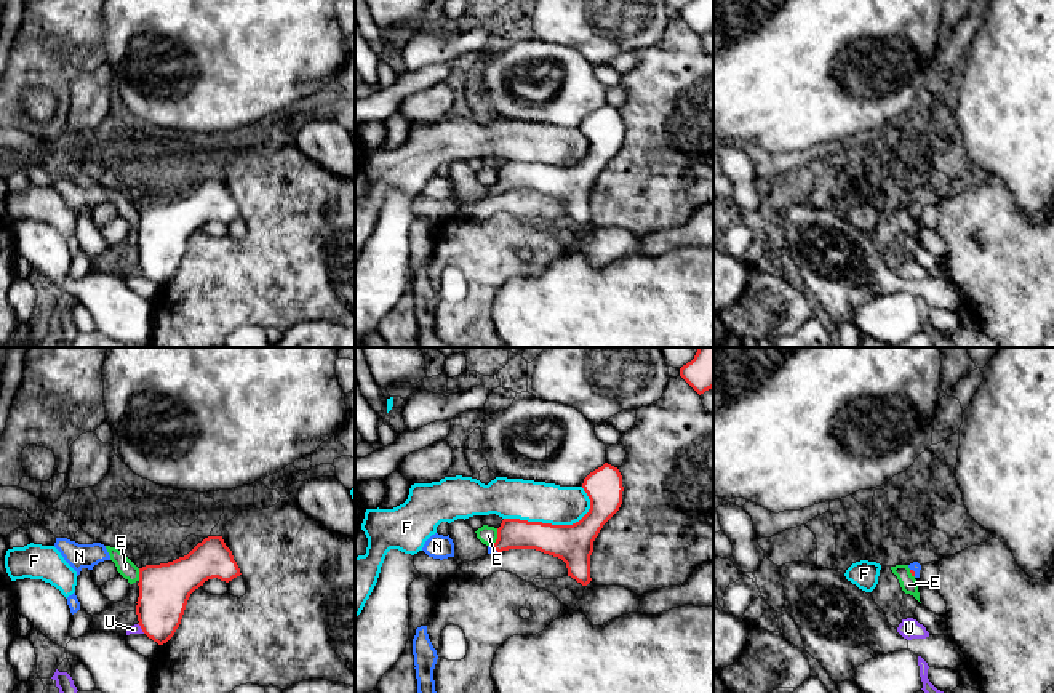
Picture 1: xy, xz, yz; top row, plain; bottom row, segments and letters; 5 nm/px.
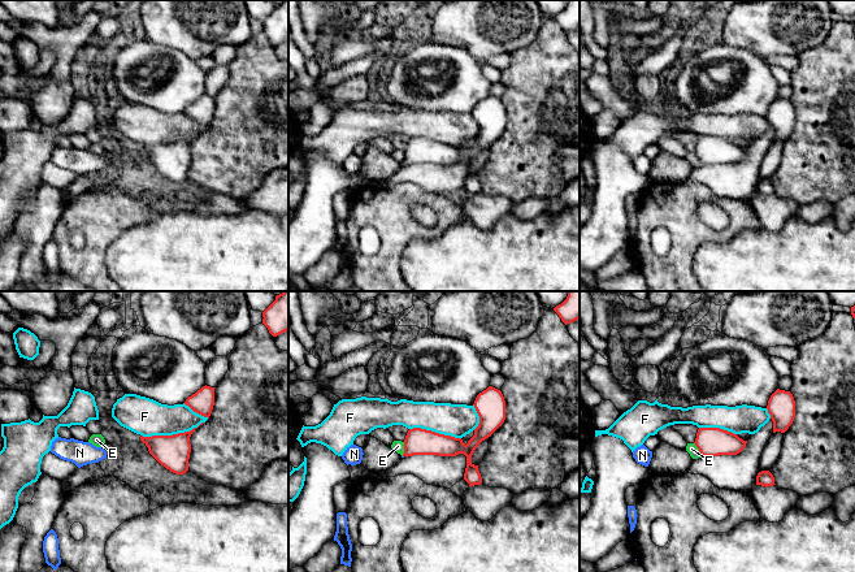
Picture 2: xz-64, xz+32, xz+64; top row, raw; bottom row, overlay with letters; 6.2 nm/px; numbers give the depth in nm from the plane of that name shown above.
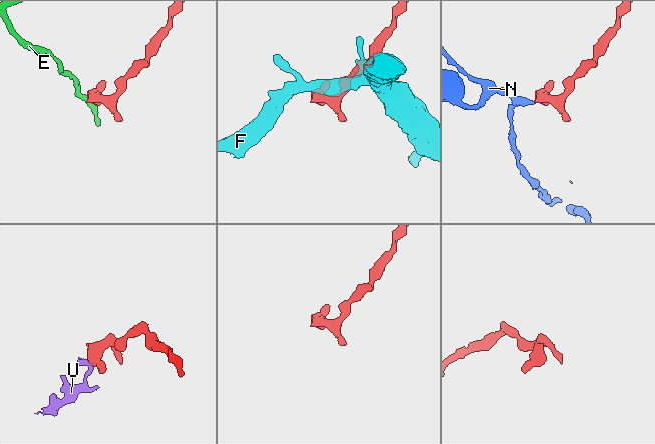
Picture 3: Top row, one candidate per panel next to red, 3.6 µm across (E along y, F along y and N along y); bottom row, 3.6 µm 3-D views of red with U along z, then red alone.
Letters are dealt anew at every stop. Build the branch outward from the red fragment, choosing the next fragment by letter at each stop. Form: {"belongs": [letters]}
{"belongs": ["N"]}

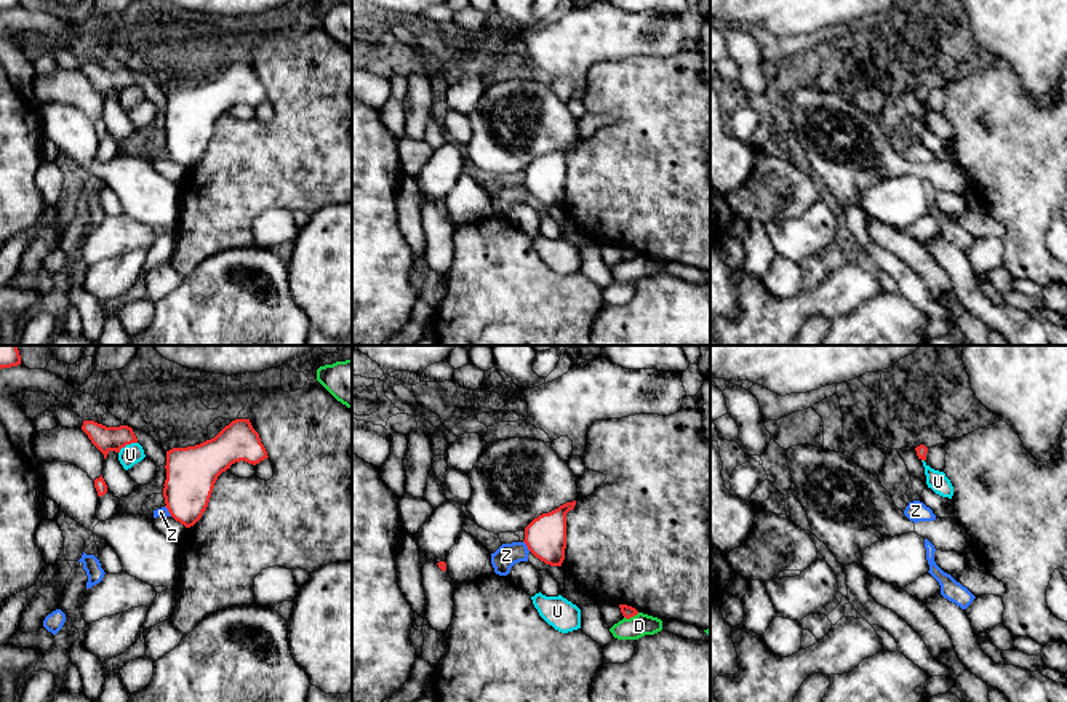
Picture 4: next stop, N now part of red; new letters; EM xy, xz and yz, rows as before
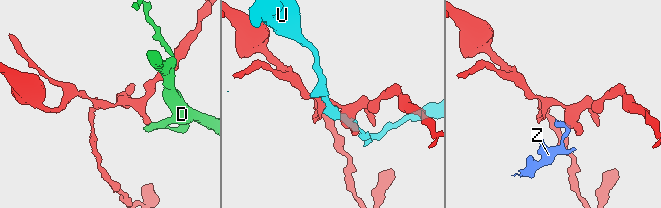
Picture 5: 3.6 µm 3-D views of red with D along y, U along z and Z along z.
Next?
{"belongs": []}

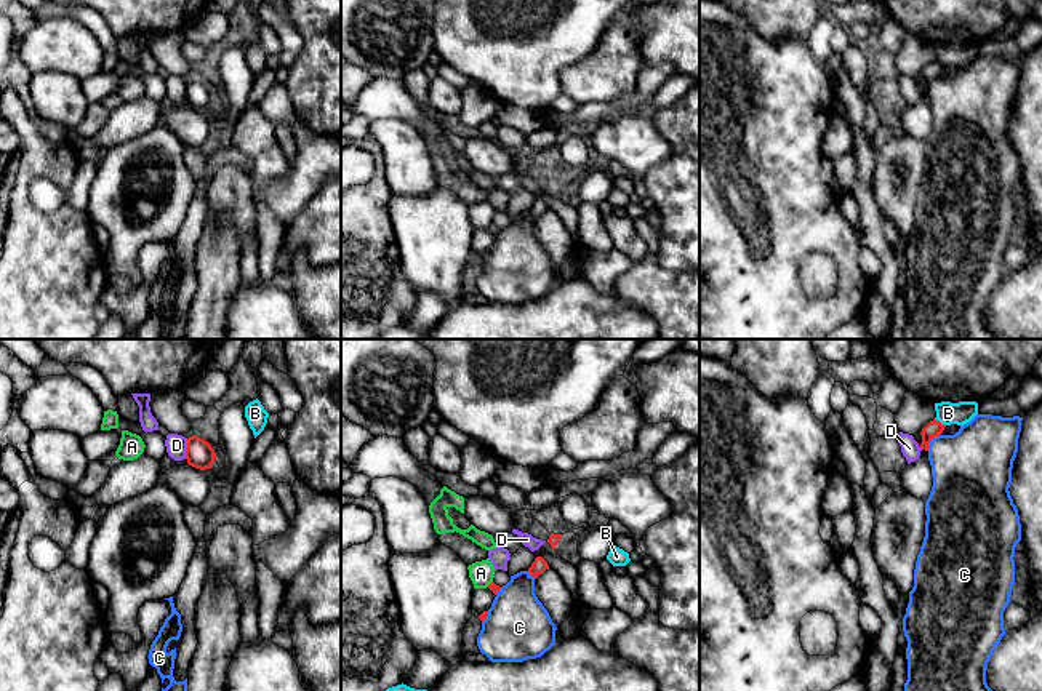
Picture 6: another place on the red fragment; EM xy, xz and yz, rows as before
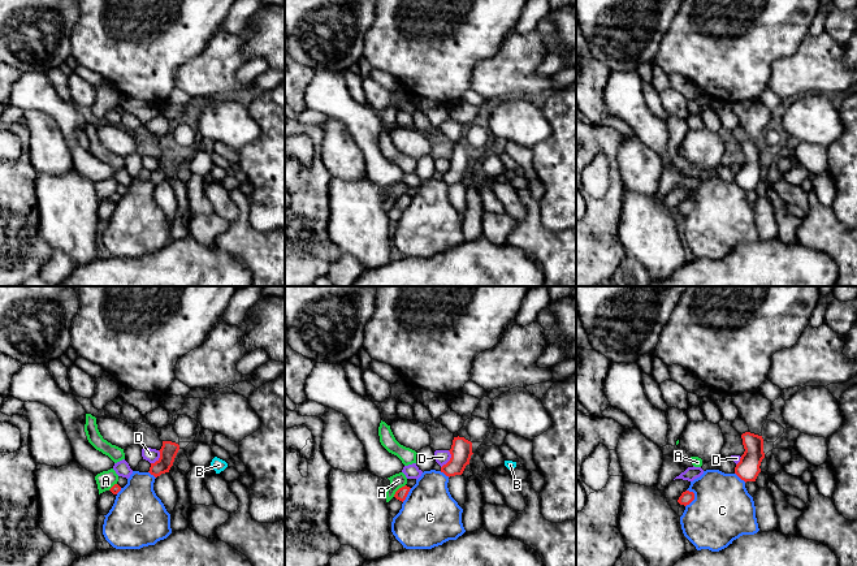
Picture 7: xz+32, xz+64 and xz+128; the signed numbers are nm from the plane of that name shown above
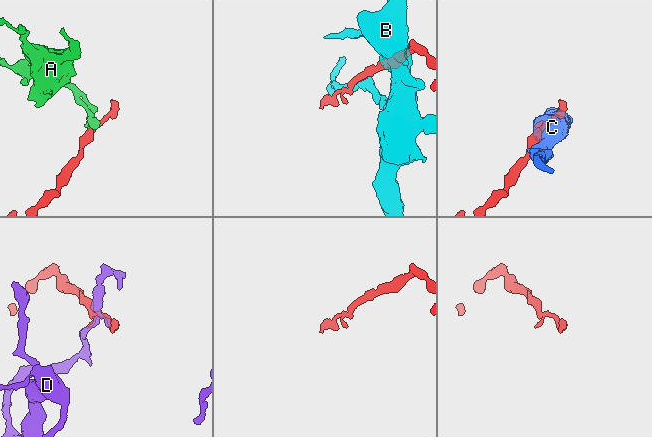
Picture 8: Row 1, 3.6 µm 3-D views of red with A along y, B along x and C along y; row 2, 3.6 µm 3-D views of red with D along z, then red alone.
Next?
{"belongs": []}

